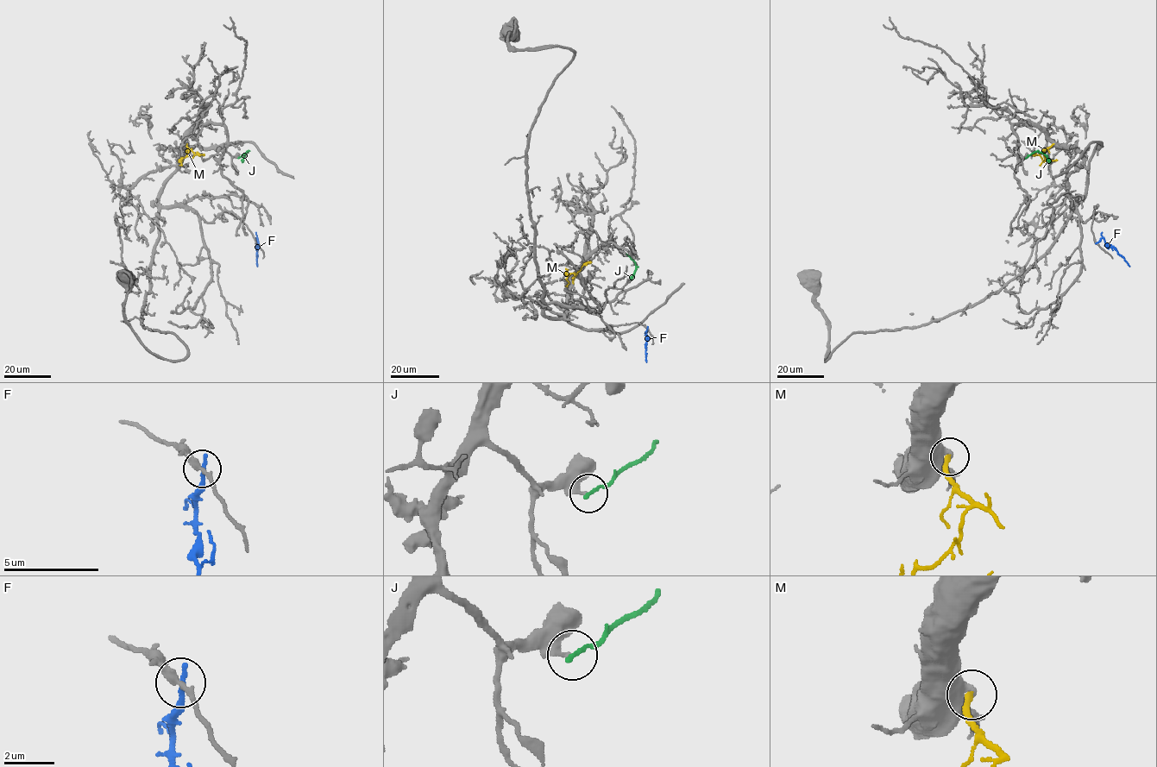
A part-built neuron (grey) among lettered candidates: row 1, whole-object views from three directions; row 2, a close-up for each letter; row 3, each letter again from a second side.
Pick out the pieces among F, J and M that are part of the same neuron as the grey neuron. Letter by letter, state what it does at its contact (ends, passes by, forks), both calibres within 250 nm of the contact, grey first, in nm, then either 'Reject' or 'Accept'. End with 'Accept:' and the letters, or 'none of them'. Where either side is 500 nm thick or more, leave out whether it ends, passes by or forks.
F: It ends there. Thickness 320 nm (grey) against 240 nm. Reject
J: It ends there. Thickness 360 nm (grey) against 180 nm. Reject
M: It ends there. Thickness 200 nm (grey) against 260 nm. Accept
Accept: M

